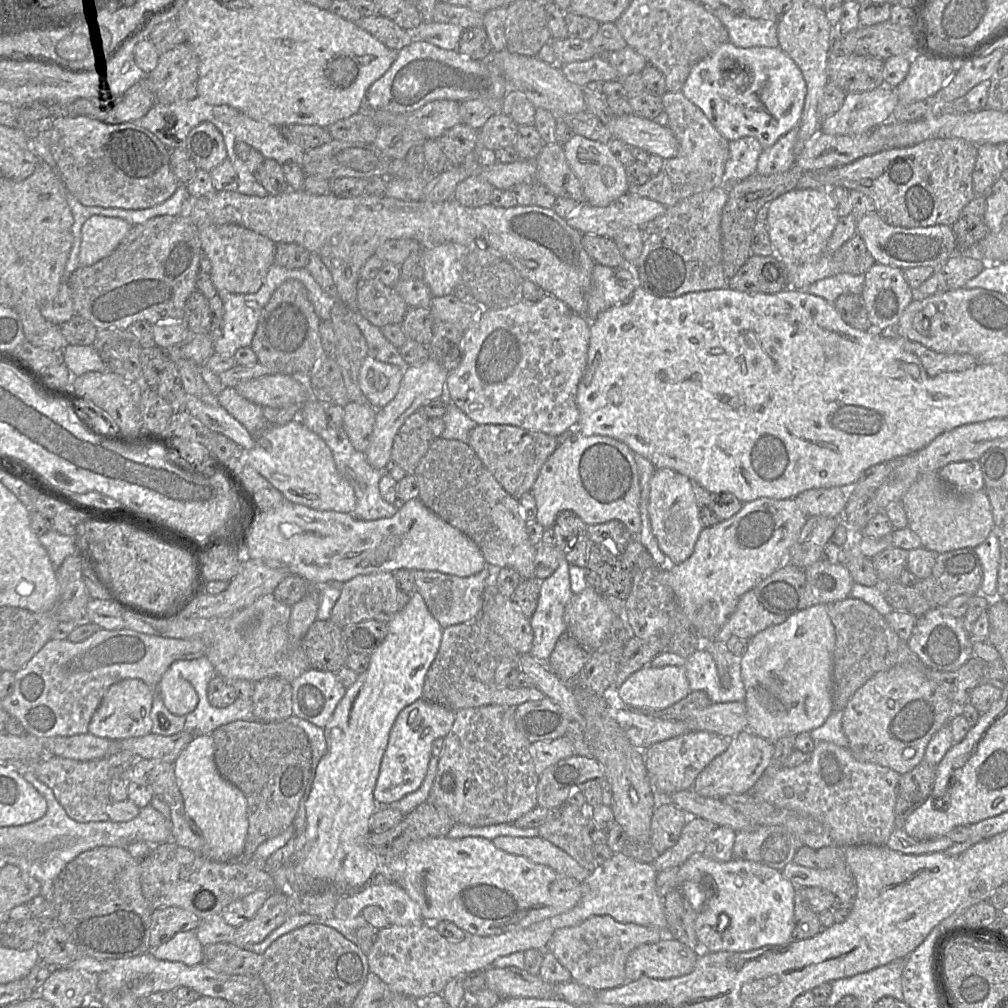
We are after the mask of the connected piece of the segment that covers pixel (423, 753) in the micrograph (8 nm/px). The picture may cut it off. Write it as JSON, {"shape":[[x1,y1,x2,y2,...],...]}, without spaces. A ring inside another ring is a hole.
{"shape":[[423,697,400,711,390,730,388,744,374,788,374,799,378,805,389,805,416,791,422,785,432,756,433,741,447,735,455,717,456,711,432,703]]}

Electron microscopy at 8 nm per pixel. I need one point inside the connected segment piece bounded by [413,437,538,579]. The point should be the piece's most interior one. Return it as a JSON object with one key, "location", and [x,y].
{"location":[453,482]}

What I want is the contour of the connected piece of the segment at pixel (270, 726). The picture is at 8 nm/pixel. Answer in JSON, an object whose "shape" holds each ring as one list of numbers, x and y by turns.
{"shape":[[237,720,215,729,214,760,219,773,239,788,247,800,248,832,242,858,251,857,258,846,293,826,300,799,309,782,312,750,305,731,288,722,265,723]]}

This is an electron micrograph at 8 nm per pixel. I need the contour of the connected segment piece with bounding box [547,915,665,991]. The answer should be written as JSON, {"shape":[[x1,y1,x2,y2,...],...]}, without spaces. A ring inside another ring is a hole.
{"shape":[[596,915,577,925,555,930,547,944,547,951,552,952,568,969,571,981,597,991,626,983,625,964,630,952,642,944,657,943,664,935,656,927,618,922,610,915]]}

